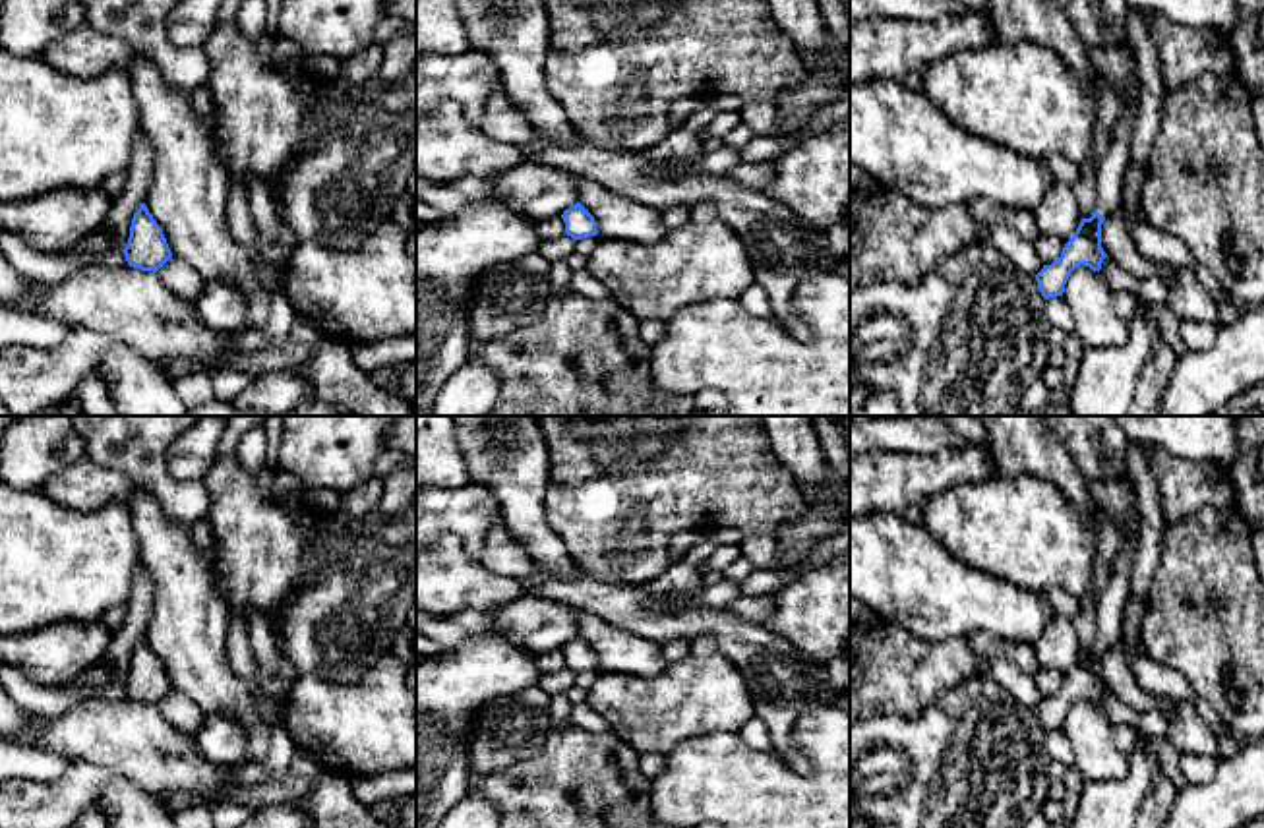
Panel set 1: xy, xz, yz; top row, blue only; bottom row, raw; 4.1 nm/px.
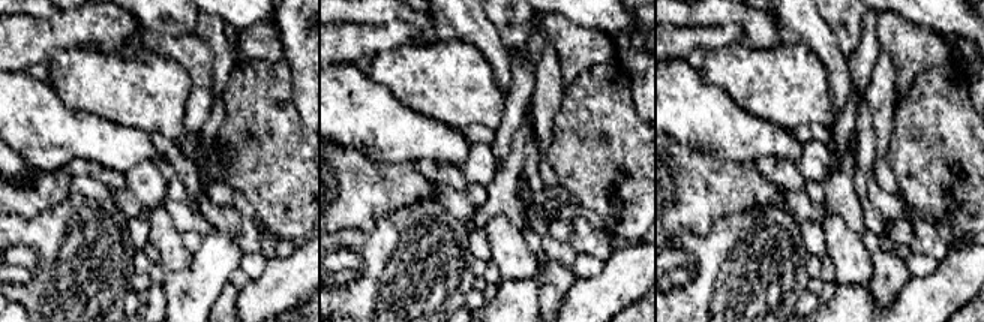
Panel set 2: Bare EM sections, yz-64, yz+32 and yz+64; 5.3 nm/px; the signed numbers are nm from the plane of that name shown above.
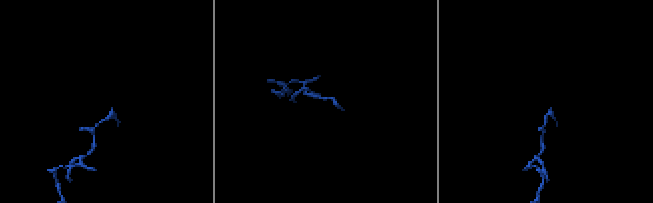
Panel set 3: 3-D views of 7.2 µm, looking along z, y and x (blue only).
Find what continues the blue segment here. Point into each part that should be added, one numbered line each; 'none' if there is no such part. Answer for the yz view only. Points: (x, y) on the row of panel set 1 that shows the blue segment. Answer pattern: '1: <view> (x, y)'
1: yz (1115, 62)

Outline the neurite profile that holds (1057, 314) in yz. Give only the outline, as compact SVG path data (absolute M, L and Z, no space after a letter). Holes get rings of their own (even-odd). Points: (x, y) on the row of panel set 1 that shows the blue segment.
M1063 296L1045 300L1045 319L1047 325L1061 327L1067 333L1074 331L1074 321Z

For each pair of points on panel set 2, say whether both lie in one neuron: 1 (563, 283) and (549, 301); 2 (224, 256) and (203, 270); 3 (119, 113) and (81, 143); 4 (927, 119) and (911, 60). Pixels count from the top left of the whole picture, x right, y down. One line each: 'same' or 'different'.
1: same
2: same
3: different
4: different

